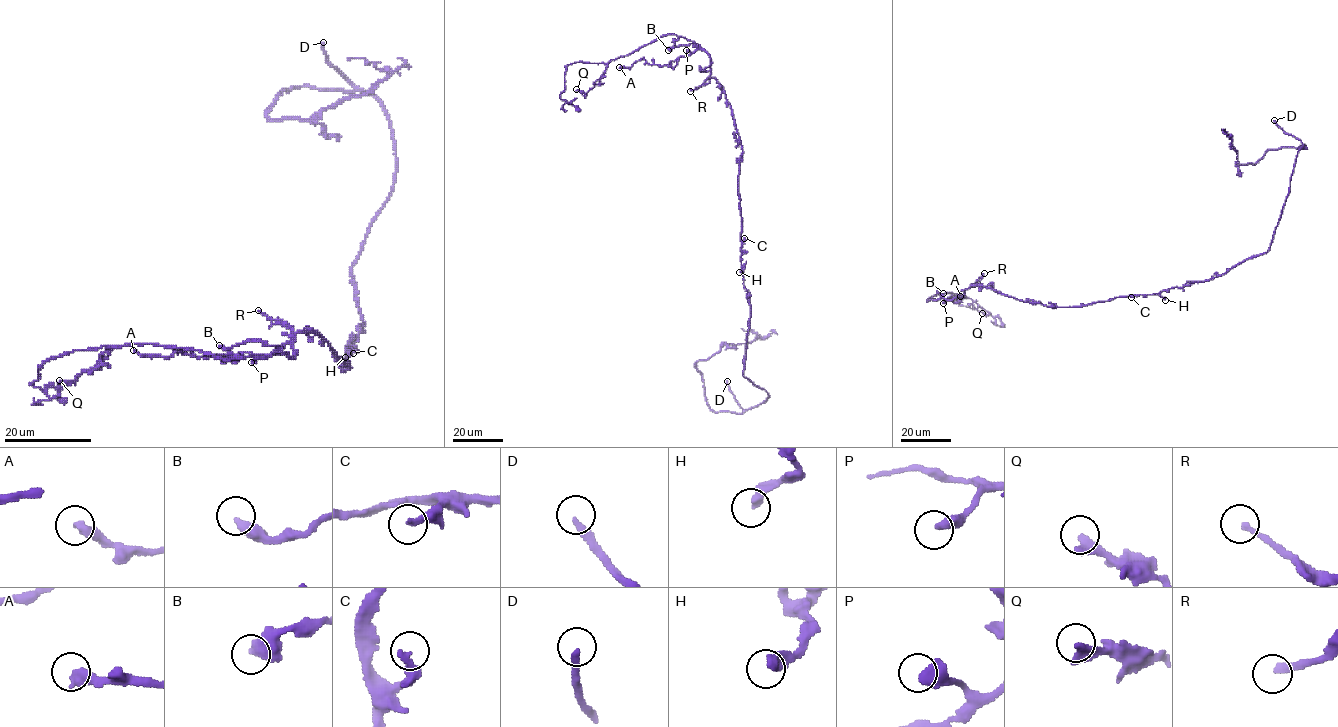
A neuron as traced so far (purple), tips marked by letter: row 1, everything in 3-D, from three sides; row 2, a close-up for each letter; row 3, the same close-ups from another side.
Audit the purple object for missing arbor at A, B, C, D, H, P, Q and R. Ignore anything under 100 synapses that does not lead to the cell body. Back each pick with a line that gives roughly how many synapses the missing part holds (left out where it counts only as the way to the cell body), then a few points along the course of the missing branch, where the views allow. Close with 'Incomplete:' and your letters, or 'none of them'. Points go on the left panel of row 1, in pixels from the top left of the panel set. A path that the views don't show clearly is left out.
R: Roughly 100 synapses
Incomplete: D, R

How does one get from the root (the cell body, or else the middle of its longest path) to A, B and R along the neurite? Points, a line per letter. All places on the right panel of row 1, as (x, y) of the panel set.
A: (1157, 293), (1062, 307), (981, 285), (963, 289), (951, 300), (941, 297), (960, 296)
B: (1157, 293), (1062, 307), (1027, 302), (981, 285), (963, 289), (951, 300), (936, 290), (940, 295), (943, 293)
R: (1157, 293), (1116, 297), (1083, 306), (1050, 307), (1006, 296), (981, 285), (971, 286), (984, 273)

